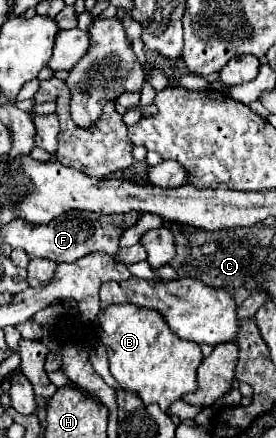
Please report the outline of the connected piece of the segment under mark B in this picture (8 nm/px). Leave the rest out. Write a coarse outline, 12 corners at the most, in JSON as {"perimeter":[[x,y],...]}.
{"perimeter":[[109,305],[111,375],[163,411],[197,389],[201,347],[159,311]]}

